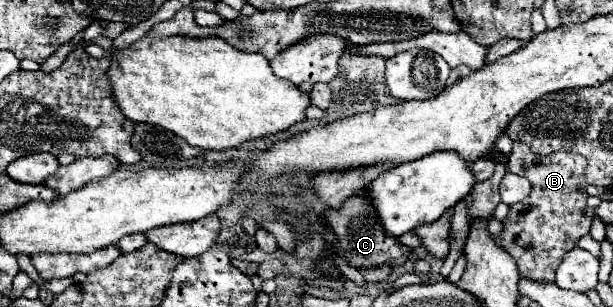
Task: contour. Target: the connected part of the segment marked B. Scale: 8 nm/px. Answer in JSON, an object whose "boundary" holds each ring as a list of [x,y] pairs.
{"boundary":[[[514,142],[508,156],[508,170],[530,180],[530,196],[514,206],[504,220],[500,246],[516,260],[520,276],[536,278],[538,282],[554,282],[554,272],[566,252],[570,252],[580,236],[590,232],[594,210],[586,206],[584,158],[580,154],[534,154],[526,142]]]}

